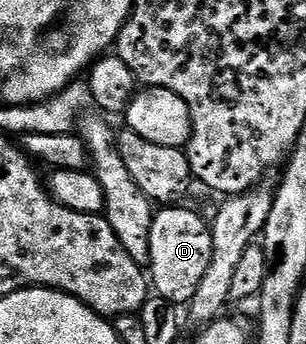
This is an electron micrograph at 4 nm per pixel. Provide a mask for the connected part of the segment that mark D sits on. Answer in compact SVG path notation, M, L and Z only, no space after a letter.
M181 206L162 207L151 226L149 276L156 295L178 306L188 305L211 262L210 225L195 212Z

